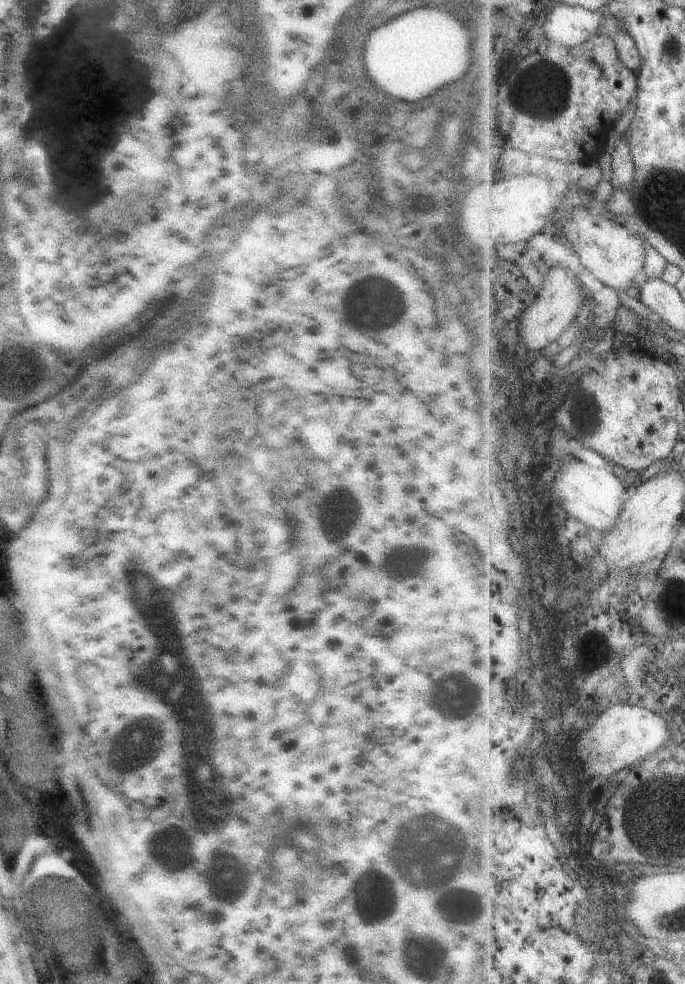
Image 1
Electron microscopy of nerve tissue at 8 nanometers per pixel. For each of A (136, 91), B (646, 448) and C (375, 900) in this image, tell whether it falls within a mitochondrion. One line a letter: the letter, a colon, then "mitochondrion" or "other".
A: other
B: other
C: mitochondrion

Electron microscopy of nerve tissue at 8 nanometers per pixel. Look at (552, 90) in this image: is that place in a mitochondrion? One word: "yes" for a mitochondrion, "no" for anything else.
yes

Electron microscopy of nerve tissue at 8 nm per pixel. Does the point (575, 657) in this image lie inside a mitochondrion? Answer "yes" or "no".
yes

